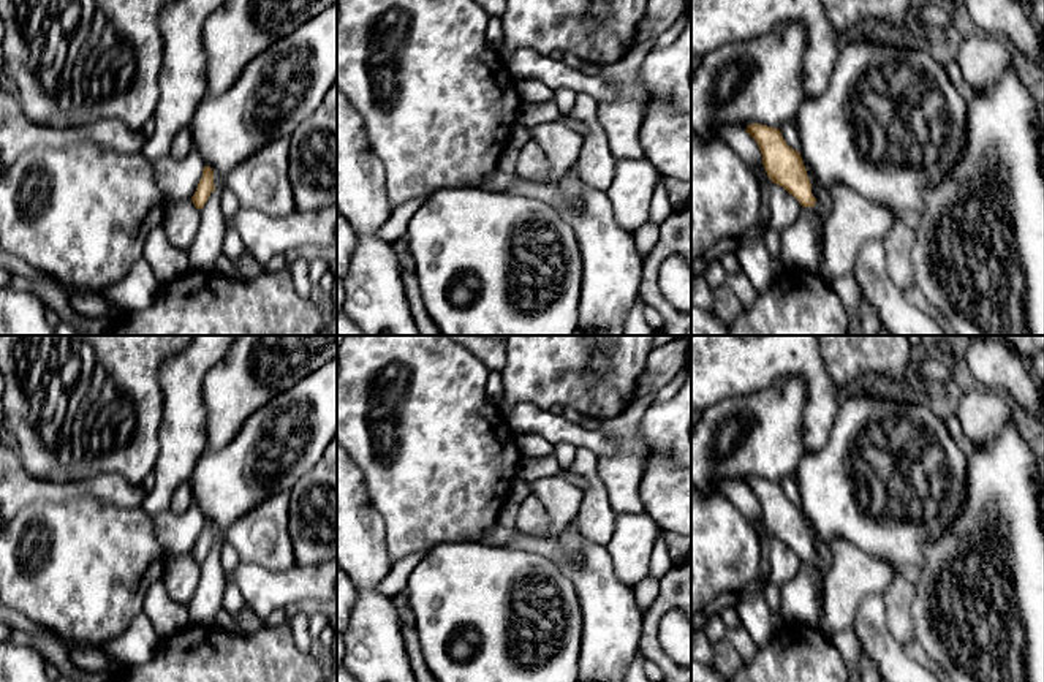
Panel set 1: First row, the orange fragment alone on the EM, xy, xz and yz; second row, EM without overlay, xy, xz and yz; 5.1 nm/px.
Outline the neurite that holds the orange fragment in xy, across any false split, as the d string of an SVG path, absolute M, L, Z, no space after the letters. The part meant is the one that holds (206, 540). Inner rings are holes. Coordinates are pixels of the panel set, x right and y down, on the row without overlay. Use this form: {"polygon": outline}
{"polygon": "M204 521L202 532L198 538L195 549L191 551L195 562L202 563L214 544L214 525L210 521Z"}

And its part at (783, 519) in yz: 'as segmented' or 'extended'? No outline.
extended

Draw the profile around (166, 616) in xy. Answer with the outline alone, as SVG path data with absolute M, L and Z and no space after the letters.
M160 578L149 585L144 597L142 612L149 617L160 639L169 638L191 625L188 608L179 604Z

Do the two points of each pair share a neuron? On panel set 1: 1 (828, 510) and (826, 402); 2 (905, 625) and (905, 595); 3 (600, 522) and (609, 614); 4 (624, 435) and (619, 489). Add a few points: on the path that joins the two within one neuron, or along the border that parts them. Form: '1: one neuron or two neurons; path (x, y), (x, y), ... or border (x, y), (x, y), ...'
1: two neurons; border (839, 407), (829, 439), (820, 448), (805, 454)
2: one neuron; path (904, 617), (904, 603)
3: two neurons; border (571, 522), (584, 537), (605, 548)
4: one neuron; path (624, 448), (622, 477)

